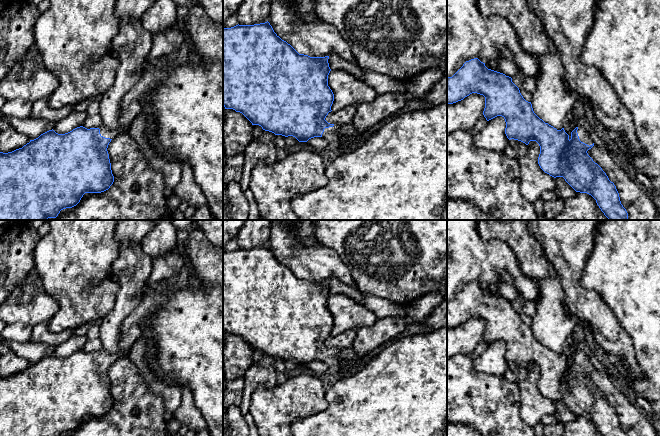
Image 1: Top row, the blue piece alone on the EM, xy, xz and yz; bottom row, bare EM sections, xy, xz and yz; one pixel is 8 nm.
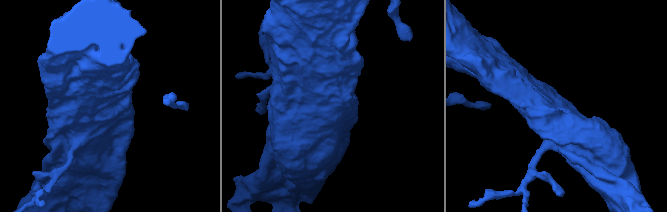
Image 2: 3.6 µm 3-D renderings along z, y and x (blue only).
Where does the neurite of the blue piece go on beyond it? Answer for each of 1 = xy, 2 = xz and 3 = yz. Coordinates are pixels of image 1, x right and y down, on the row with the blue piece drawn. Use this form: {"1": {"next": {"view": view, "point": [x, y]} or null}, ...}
{"1": {"next": {"view": "xy", "point": [133, 102]}}, "2": {"next": {"view": "xz", "point": [331, 134]}}, "3": {"next": {"view": "yz", "point": [584, 137]}}}

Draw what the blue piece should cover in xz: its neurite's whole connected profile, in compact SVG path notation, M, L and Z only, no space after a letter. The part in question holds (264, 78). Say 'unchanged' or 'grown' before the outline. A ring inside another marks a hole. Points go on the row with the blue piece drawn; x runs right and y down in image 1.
grown; M268 21L223 28L223 106L242 113L252 125L259 125L275 135L293 136L299 142L323 137L331 144L337 144L341 137L338 126L325 120L332 111L334 101L334 94L328 86L331 71L328 59L329 56L310 57L299 54L274 32Z

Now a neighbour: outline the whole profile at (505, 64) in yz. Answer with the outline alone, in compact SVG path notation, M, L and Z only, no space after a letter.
M502 47L500 49L500 57L485 63L485 66L511 78L520 71L508 47Z

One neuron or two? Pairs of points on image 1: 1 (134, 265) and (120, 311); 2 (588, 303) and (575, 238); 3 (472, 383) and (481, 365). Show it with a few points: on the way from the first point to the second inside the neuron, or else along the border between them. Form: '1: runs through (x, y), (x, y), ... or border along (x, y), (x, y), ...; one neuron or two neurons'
1: runs through (132, 276), (127, 300); one neuron
2: runs through (573, 287), (573, 254); one neuron
3: border along (472, 360), (472, 366), (477, 371), (501, 376); two neurons

